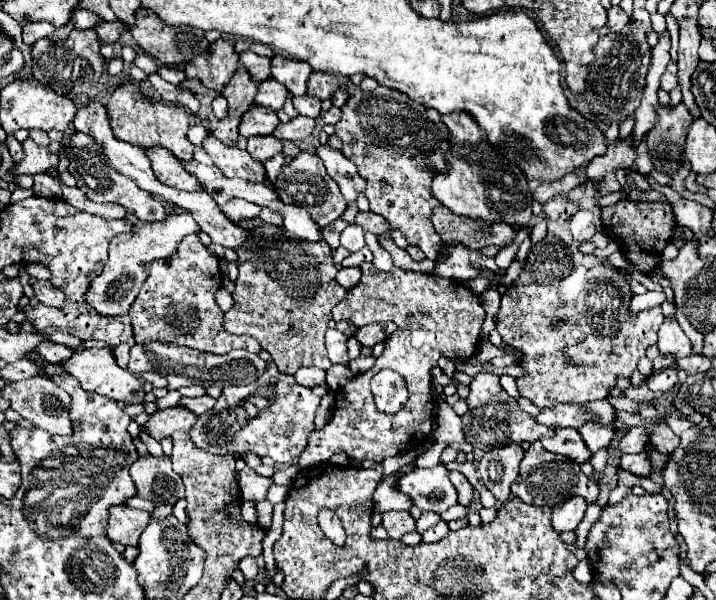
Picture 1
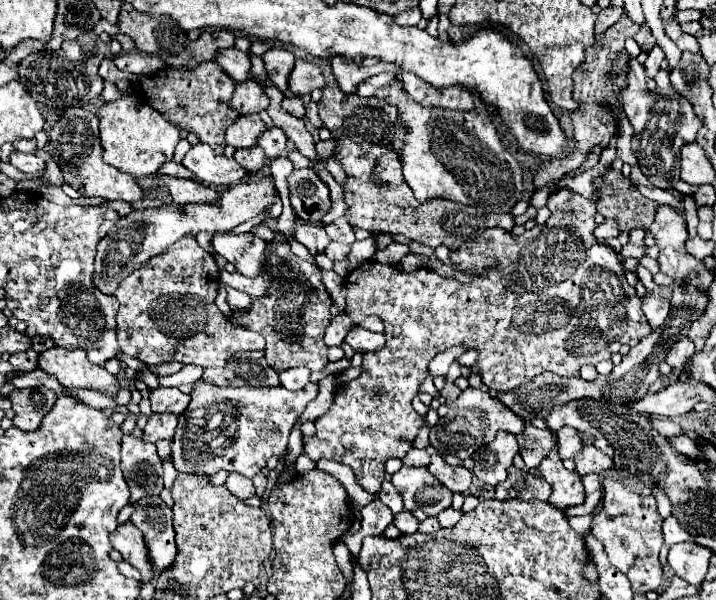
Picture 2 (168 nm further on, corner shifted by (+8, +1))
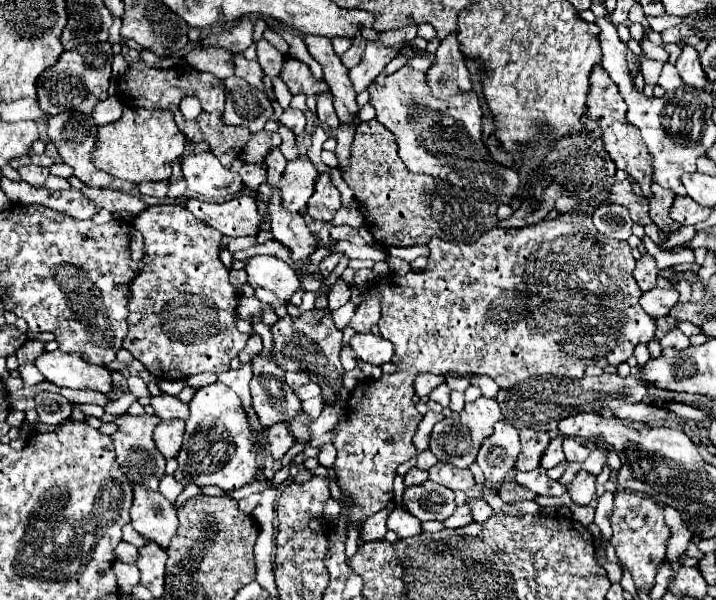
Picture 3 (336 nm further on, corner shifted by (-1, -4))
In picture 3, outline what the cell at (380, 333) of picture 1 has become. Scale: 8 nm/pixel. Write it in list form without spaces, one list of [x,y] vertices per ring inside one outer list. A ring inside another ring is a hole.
[[[355,333],[351,337],[349,345],[353,347],[353,351],[357,353],[359,359],[363,359],[363,361],[367,361],[371,365],[383,365],[383,363],[391,361],[391,357],[393,357],[391,341],[385,341],[379,335]]]

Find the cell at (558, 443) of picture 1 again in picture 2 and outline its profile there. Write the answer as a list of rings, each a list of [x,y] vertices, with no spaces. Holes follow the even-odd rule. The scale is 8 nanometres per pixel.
[[[526,424],[526,430],[518,434],[518,446],[528,468],[538,468],[540,460],[546,458],[550,448],[558,446],[558,438],[554,430],[538,430],[532,424]]]

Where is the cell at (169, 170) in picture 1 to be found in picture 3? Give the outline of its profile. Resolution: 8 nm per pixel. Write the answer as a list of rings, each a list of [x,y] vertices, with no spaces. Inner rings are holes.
[[[241,195],[235,197],[231,201],[223,201],[223,203],[207,203],[207,201],[197,201],[197,199],[189,199],[185,205],[199,221],[207,223],[209,227],[221,231],[225,237],[251,237],[257,235],[261,231],[261,223],[265,221],[263,213],[259,213],[259,207],[255,205],[253,197]]]

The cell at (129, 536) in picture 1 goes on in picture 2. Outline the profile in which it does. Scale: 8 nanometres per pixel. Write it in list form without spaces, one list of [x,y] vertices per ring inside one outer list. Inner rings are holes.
[[[128,520],[124,524],[118,524],[118,528],[110,534],[110,542],[112,546],[122,554],[122,558],[126,562],[130,562],[132,566],[136,566],[142,574],[142,582],[152,580],[154,572],[150,568],[148,562],[148,554],[146,554],[146,546],[142,540],[142,532]]]

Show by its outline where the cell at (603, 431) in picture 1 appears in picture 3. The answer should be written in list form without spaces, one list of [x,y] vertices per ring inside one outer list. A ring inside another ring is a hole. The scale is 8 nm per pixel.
[[[553,435],[553,437],[551,437],[551,445],[547,445],[547,453],[543,453],[543,461],[541,461],[541,467],[543,467],[543,469],[557,467],[559,463],[565,461],[563,449],[561,449],[561,441],[563,441],[561,435]]]

